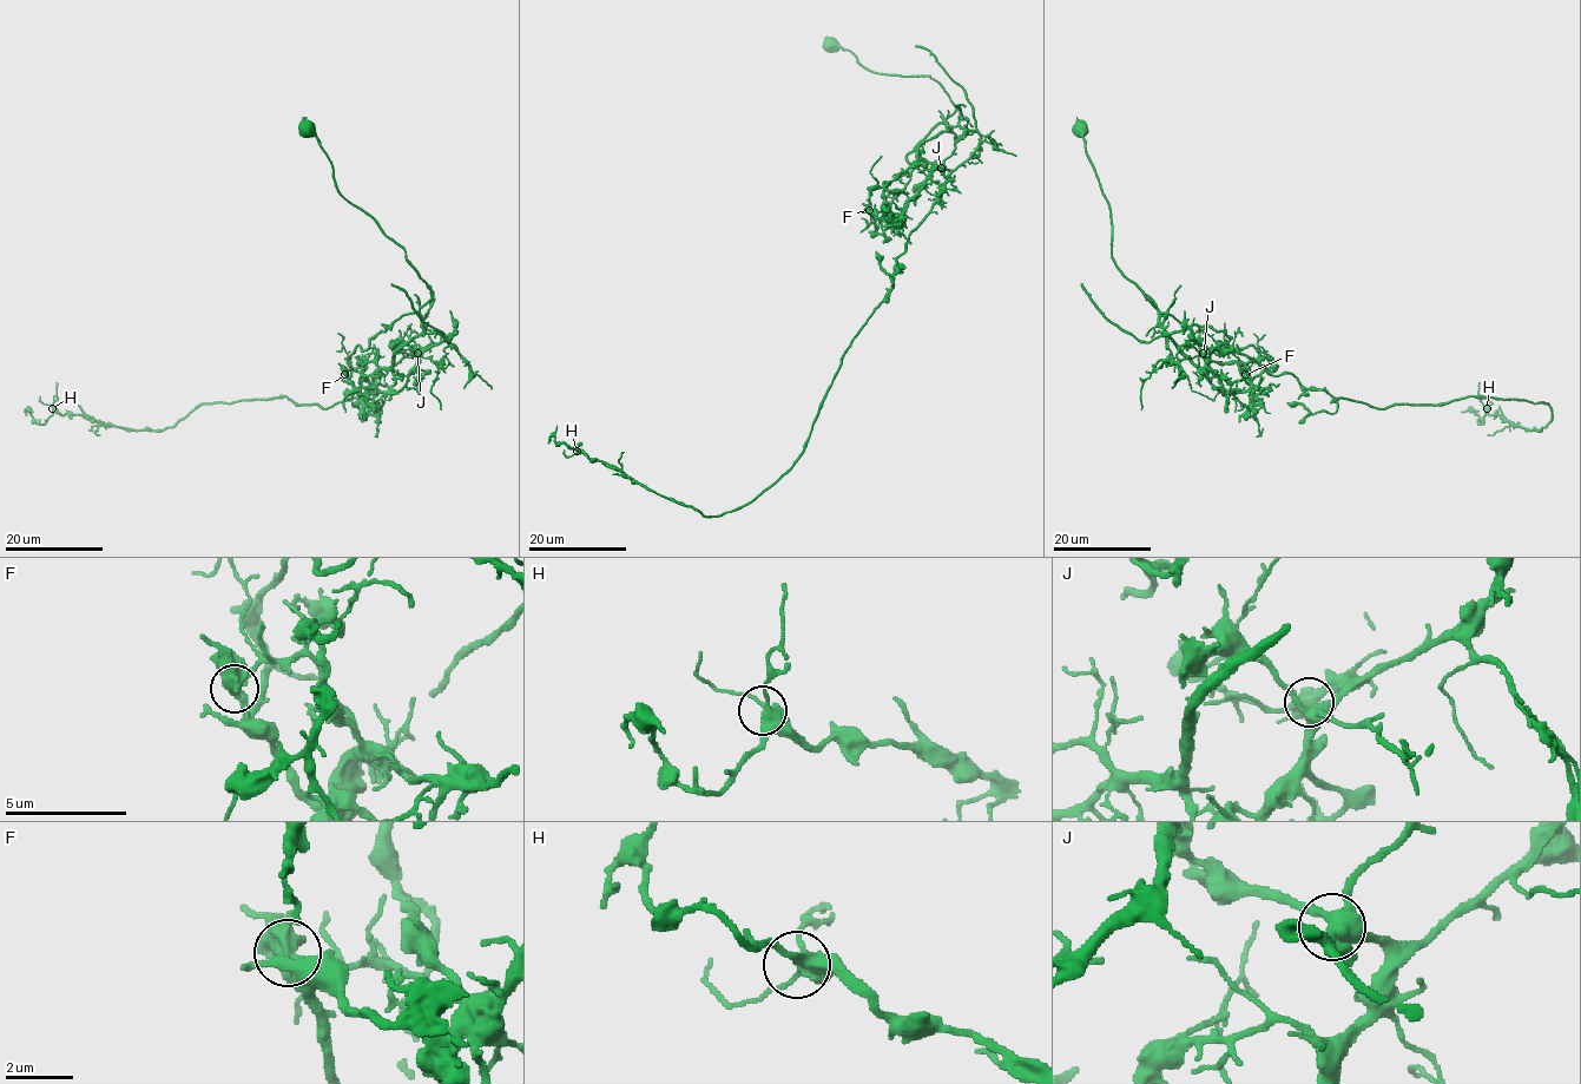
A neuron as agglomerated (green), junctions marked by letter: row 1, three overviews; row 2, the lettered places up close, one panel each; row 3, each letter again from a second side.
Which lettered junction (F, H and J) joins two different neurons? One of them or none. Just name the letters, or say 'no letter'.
F

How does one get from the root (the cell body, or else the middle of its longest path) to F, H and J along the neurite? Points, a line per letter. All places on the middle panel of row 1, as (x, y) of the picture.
F: (828, 45), (874, 73), (929, 76), (955, 106), (947, 127), (885, 189), (883, 210), (869, 210)
H: (828, 45), (929, 76), (955, 106), (943, 123), (986, 137), (909, 235), (804, 452), (703, 516), (577, 451)
J: (828, 45), (874, 73), (929, 76), (942, 87), (955, 111), (916, 158), (922, 171), (941, 168)

